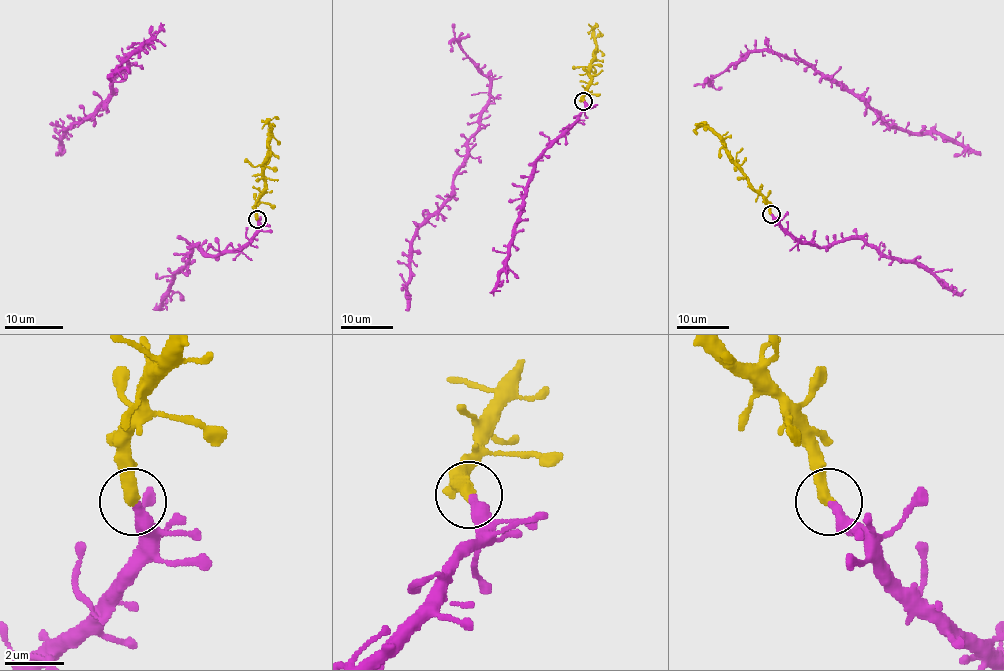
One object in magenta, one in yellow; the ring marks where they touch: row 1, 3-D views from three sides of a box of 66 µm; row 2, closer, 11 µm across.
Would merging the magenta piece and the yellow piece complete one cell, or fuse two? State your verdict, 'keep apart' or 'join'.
join

